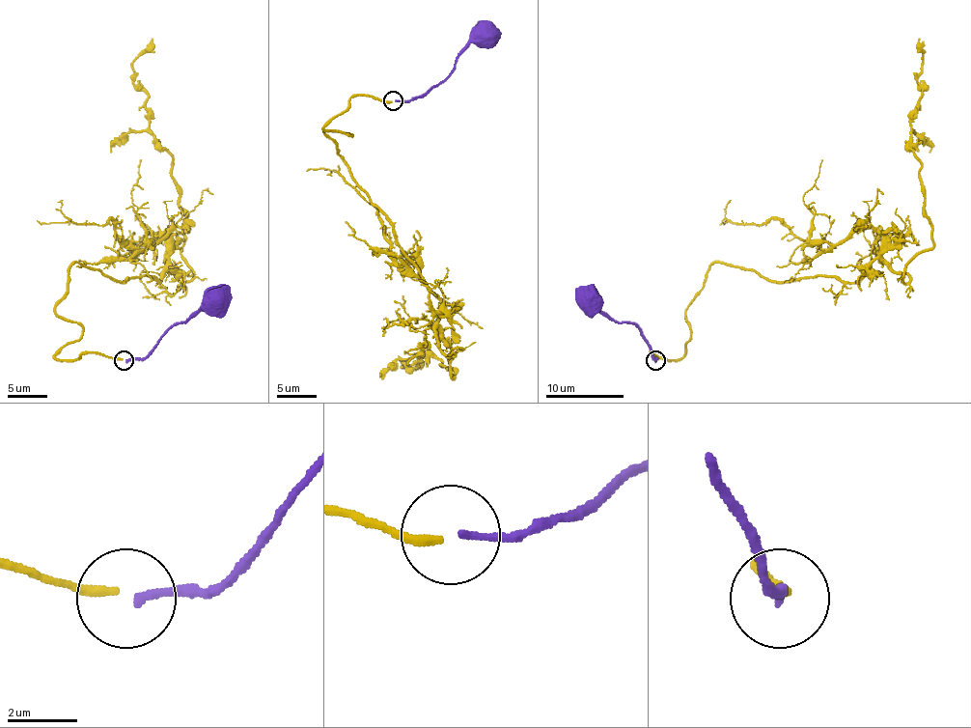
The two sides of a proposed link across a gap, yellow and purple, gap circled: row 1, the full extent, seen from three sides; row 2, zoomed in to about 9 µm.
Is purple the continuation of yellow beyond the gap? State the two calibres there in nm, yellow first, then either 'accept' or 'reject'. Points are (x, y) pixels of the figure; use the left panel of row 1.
280/220 nm | reject

